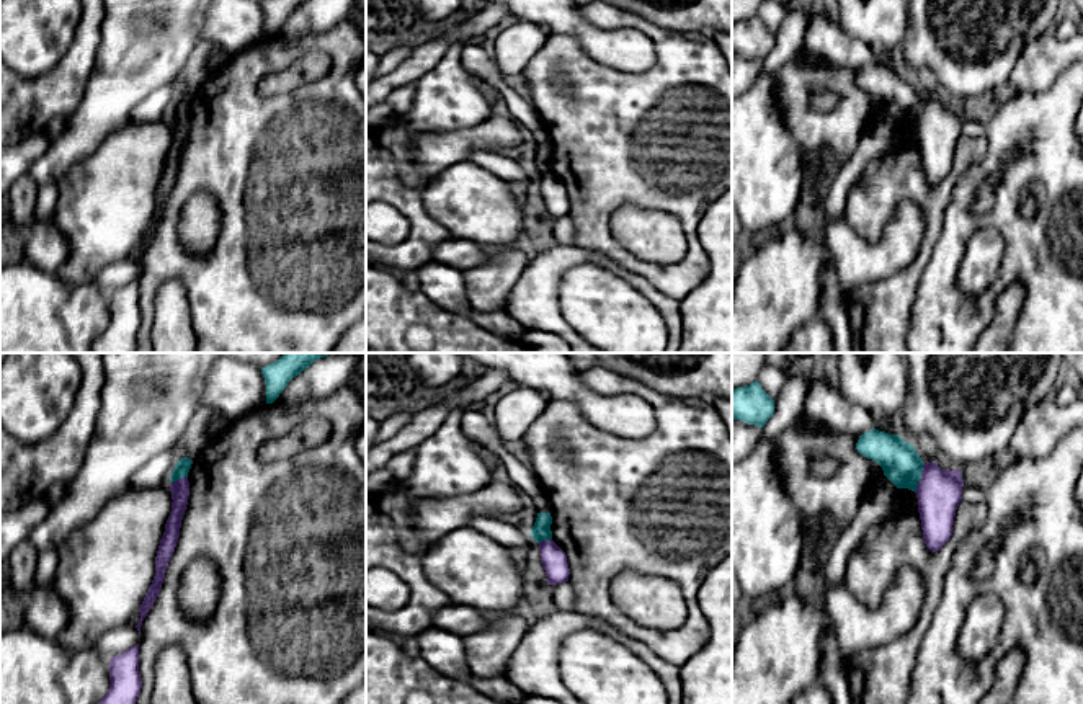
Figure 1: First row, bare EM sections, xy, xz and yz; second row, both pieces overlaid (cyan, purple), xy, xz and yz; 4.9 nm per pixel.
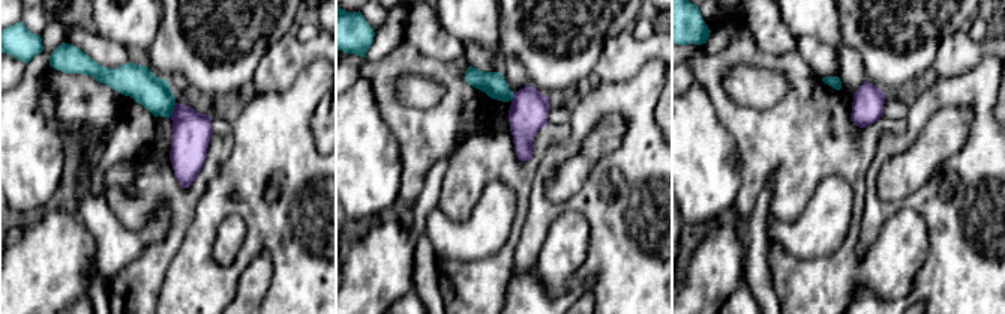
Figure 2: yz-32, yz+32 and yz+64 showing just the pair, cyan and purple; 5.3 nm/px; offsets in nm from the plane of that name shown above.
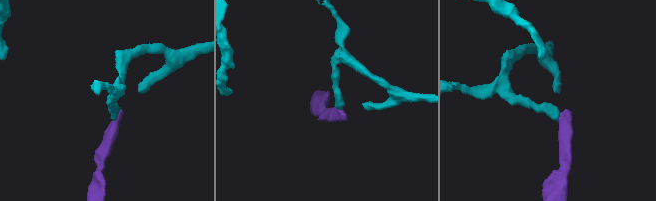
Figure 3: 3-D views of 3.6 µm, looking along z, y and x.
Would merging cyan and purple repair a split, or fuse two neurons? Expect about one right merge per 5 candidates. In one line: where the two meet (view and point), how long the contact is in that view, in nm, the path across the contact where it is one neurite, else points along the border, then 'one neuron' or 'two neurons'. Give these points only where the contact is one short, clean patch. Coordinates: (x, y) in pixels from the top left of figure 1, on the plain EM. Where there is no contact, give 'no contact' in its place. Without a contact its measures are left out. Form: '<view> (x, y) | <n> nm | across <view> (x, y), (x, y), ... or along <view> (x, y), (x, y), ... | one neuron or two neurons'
yz (920, 111) | 150 nm | along yz (925, 98), (918, 120), (913, 124) | two neurons

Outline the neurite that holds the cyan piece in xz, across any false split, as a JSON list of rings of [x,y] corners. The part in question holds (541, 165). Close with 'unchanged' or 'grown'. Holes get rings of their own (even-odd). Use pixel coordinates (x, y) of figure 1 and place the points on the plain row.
[[[537,147],[536,157],[531,163],[531,170],[536,176],[542,176],[542,175],[549,175],[552,173],[552,165],[550,165],[550,158],[552,158],[552,150],[550,147]]]; unchanged

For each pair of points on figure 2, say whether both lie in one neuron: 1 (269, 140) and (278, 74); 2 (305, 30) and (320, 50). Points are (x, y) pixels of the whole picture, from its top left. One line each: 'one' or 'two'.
1: two
2: two

